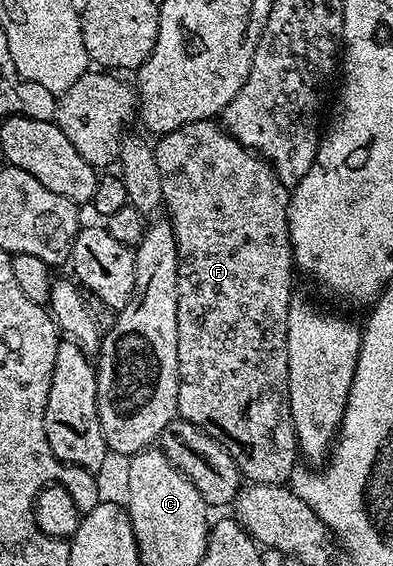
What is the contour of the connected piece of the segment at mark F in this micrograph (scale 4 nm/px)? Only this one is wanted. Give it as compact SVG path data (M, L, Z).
M203 120L184 124L172 132L161 135L153 143L156 168L160 168L162 201L168 211L170 223L174 225L174 235L178 245L178 412L177 417L191 422L208 436L215 438L236 460L243 479L251 483L262 482L281 486L289 483L299 465L298 433L290 411L288 392L288 308L295 293L294 274L296 263L290 243L290 190L276 176L276 172L266 159L249 150L244 144L227 134L217 121Z

